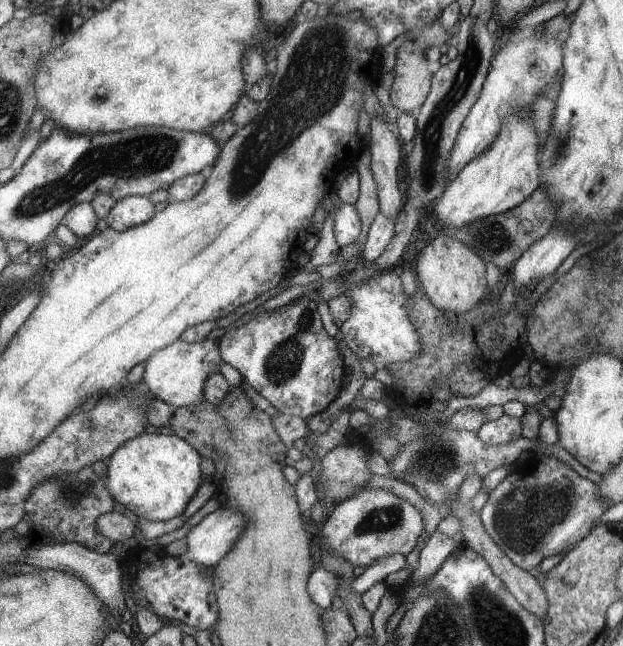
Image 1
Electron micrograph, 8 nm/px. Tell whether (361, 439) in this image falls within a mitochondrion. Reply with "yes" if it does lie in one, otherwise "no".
no

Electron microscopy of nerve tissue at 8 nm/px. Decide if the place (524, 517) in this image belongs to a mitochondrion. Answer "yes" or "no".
yes

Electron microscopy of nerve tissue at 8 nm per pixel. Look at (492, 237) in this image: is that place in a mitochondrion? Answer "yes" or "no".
yes

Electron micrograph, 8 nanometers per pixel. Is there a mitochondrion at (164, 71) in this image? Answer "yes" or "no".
no

